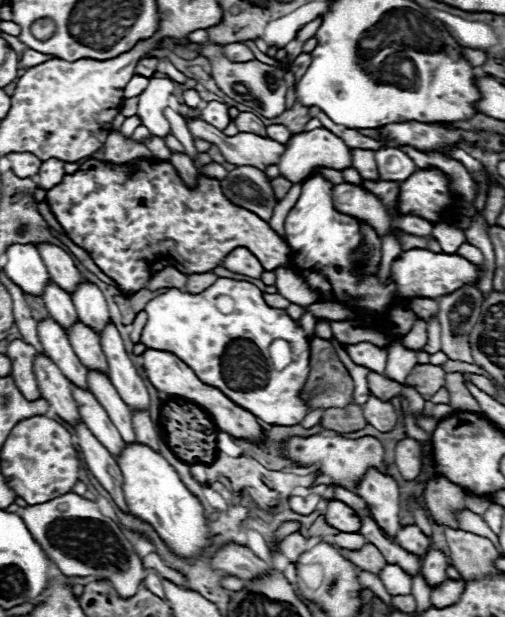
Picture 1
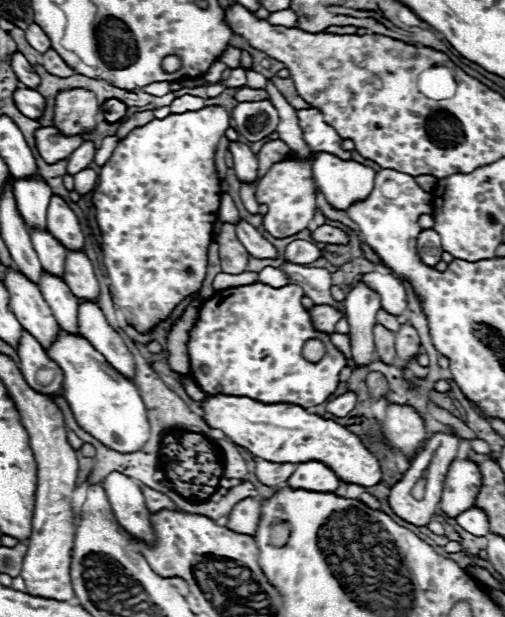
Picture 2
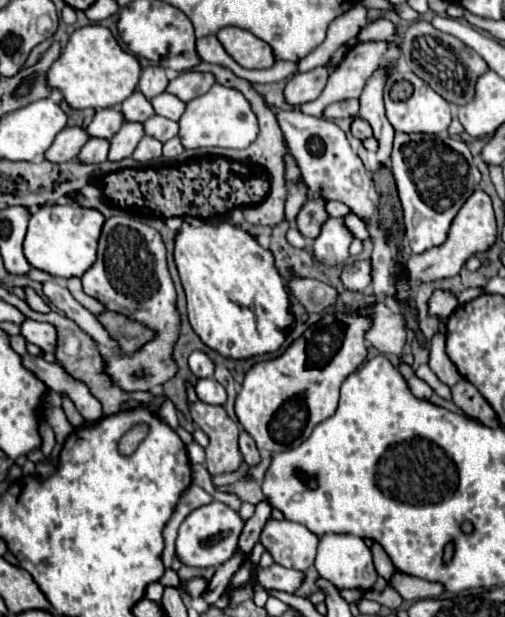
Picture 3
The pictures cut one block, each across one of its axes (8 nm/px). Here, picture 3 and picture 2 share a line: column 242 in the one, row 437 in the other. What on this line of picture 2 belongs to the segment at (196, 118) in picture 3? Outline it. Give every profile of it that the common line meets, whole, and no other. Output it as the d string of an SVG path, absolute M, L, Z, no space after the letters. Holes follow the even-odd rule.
M60 330L48 350L48 358L56 362L64 372L62 396L70 404L78 426L82 426L88 434L94 434L94 438L100 442L106 442L106 446L112 450L124 454L140 450L146 444L150 426L144 402L136 386L132 380L122 376L84 336Z

